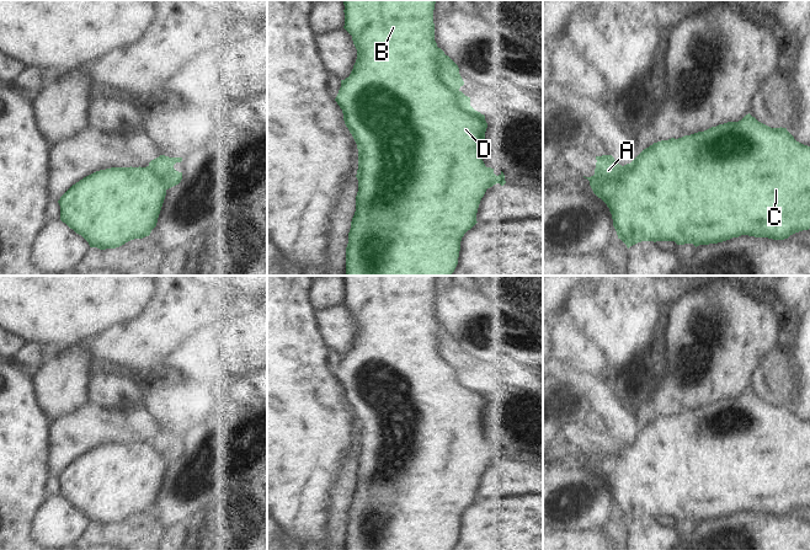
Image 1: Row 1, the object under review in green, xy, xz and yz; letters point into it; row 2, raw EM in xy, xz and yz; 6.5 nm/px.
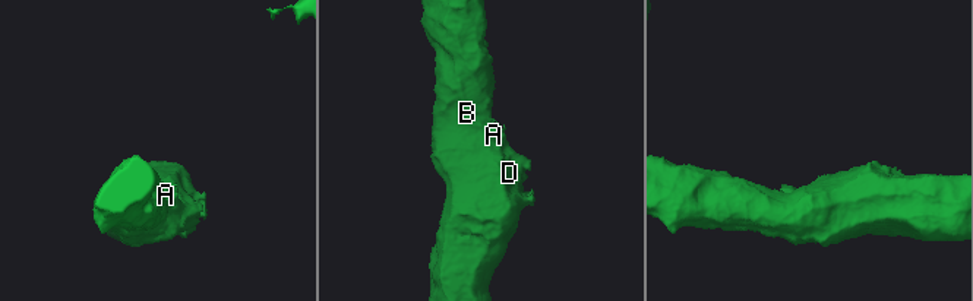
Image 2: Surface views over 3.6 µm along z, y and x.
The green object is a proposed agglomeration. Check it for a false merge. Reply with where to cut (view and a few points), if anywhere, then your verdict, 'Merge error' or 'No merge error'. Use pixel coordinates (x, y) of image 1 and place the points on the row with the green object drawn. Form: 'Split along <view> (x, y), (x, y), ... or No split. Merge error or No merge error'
Split along xz (437, 48), (437, 78), (458, 90). Merge error

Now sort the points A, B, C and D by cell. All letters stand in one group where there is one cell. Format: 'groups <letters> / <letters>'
groups A / B C D

